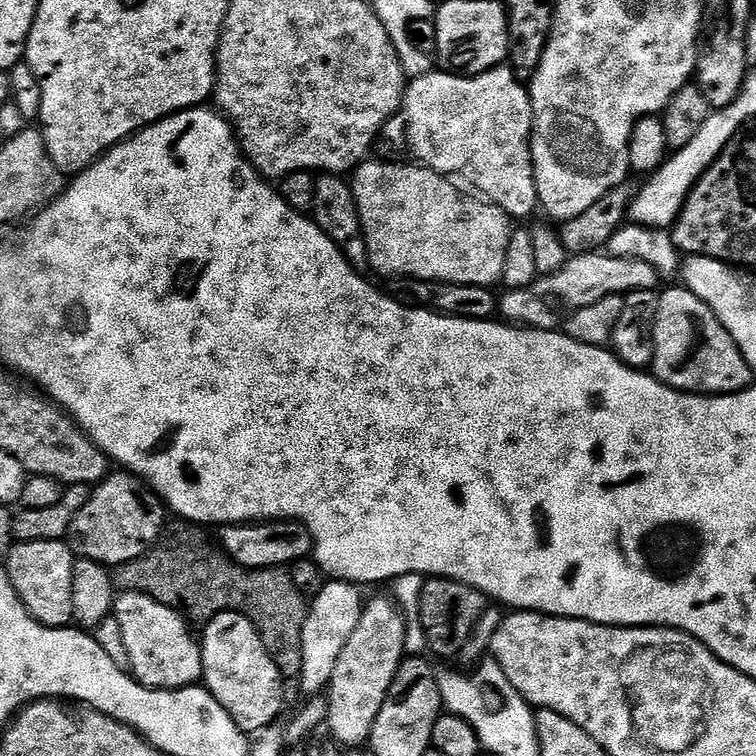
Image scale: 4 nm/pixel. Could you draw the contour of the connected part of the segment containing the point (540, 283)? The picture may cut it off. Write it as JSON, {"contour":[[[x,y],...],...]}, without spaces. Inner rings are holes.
{"contour":[[[603,251],[582,253],[569,258],[562,266],[562,270],[558,270],[558,274],[541,276],[530,286],[505,291],[503,293],[505,296],[499,297],[498,312],[509,325],[538,328],[542,332],[551,332],[559,329],[568,316],[574,314],[574,310],[582,310],[582,306],[591,306],[594,302],[598,302],[598,298],[624,296],[630,292],[651,292],[657,287],[656,283],[658,283],[658,277],[654,266],[646,266],[646,262],[627,260],[621,256],[609,256]]]}

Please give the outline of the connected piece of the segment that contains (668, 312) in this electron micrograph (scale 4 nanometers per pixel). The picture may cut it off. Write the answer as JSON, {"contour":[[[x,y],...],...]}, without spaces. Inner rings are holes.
{"contour":[[[683,286],[668,288],[659,293],[658,314],[654,322],[654,358],[650,365],[651,375],[667,384],[670,388],[677,388],[679,392],[694,392],[706,396],[729,396],[731,392],[742,392],[753,383],[754,373],[741,354],[740,348],[730,338],[730,334],[718,322],[718,318],[699,298]]]}

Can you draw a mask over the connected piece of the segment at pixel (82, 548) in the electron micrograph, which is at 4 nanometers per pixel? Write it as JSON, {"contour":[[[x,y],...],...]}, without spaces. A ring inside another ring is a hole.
{"contour":[[[116,470],[91,489],[86,506],[78,510],[68,528],[66,540],[77,557],[105,566],[119,566],[146,554],[163,537],[164,512],[164,501],[143,480],[130,472]]]}

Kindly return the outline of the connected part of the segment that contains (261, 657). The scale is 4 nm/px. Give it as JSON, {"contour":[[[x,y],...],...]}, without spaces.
{"contour":[[[220,612],[213,620],[207,621],[203,628],[204,637],[201,635],[198,640],[204,663],[203,687],[207,688],[210,695],[228,711],[230,718],[234,718],[234,722],[245,734],[259,734],[265,728],[273,727],[284,708],[286,680],[280,675],[260,632],[245,616],[237,612]]]}

